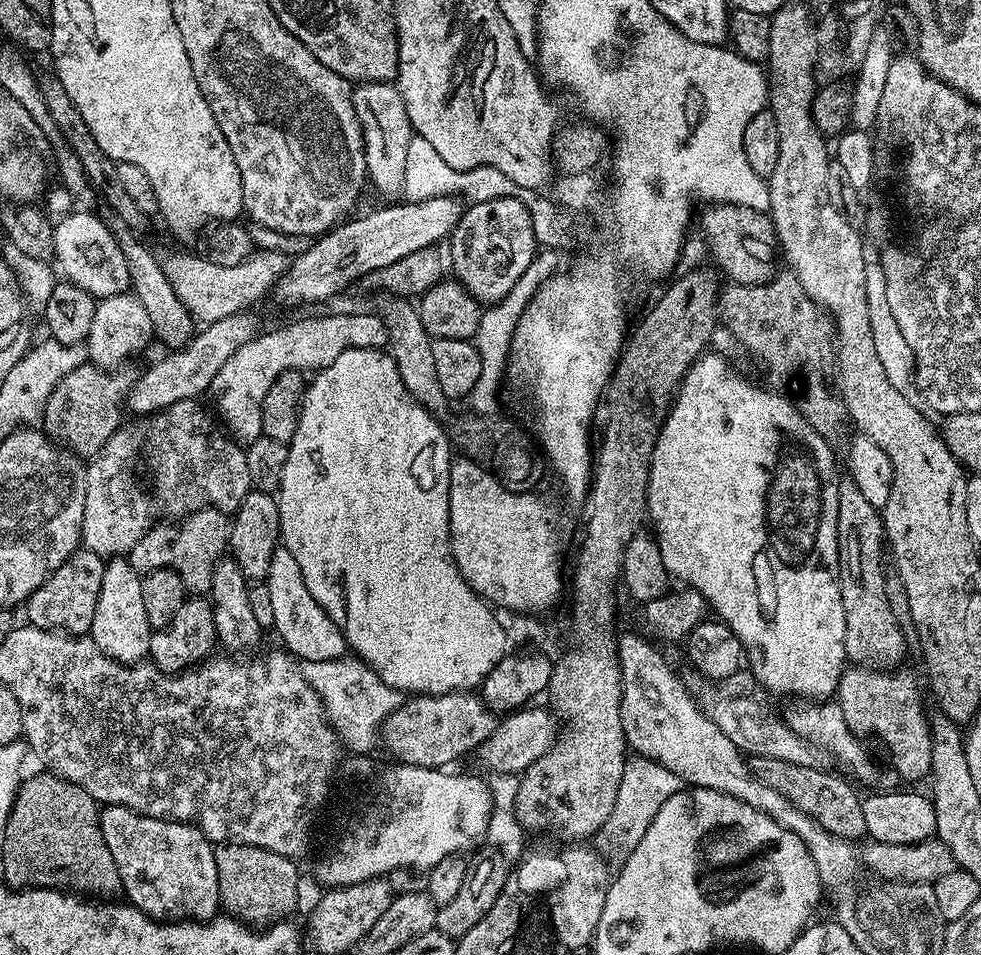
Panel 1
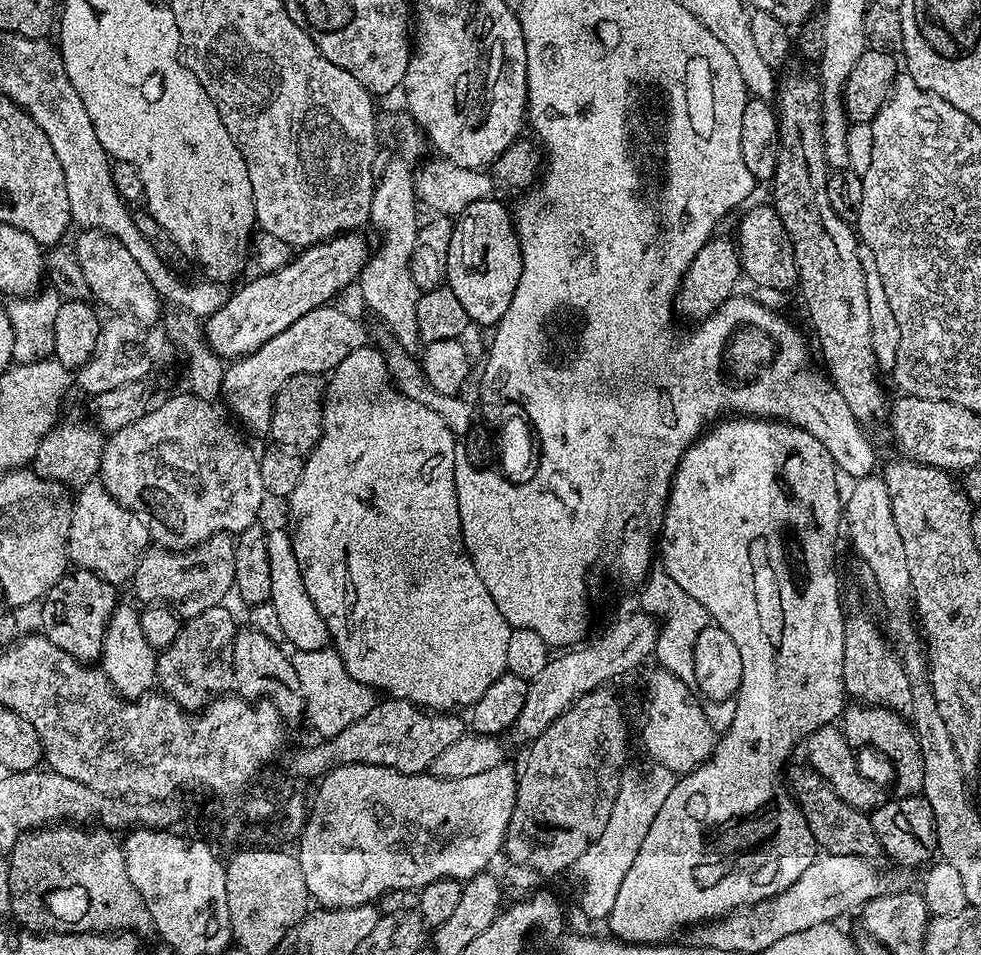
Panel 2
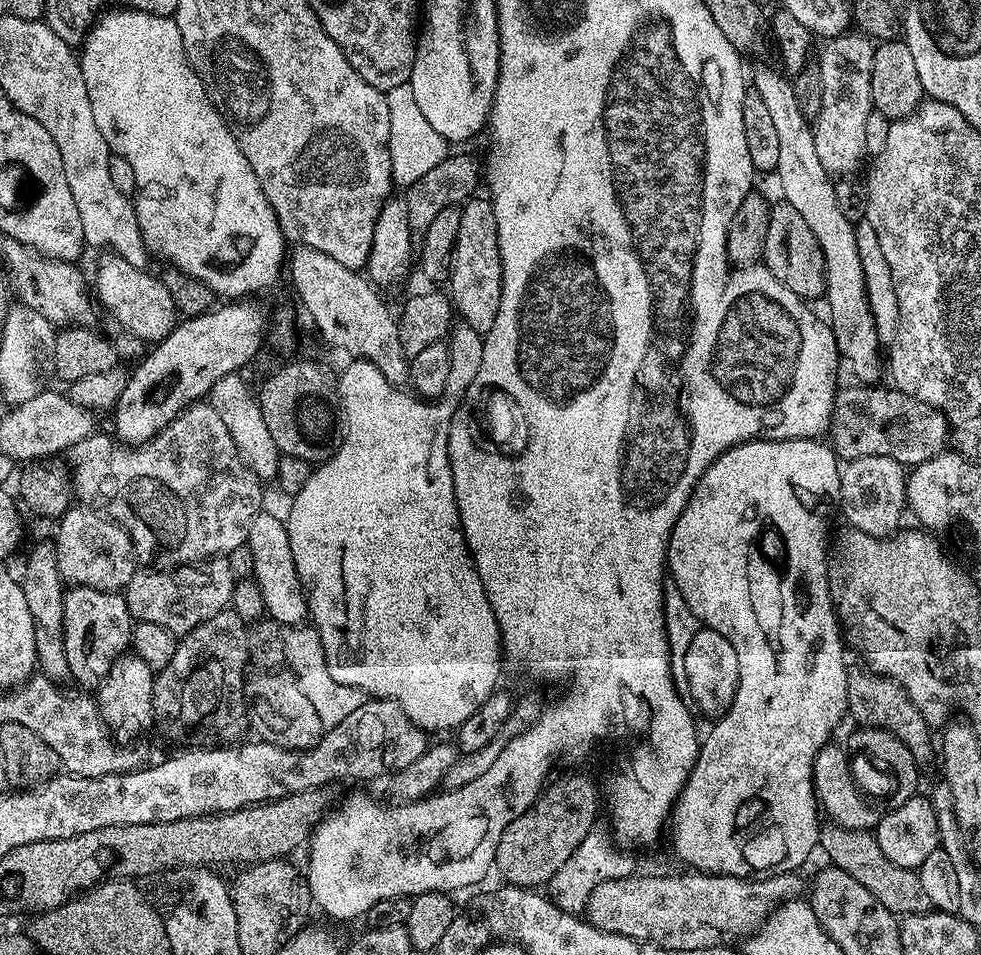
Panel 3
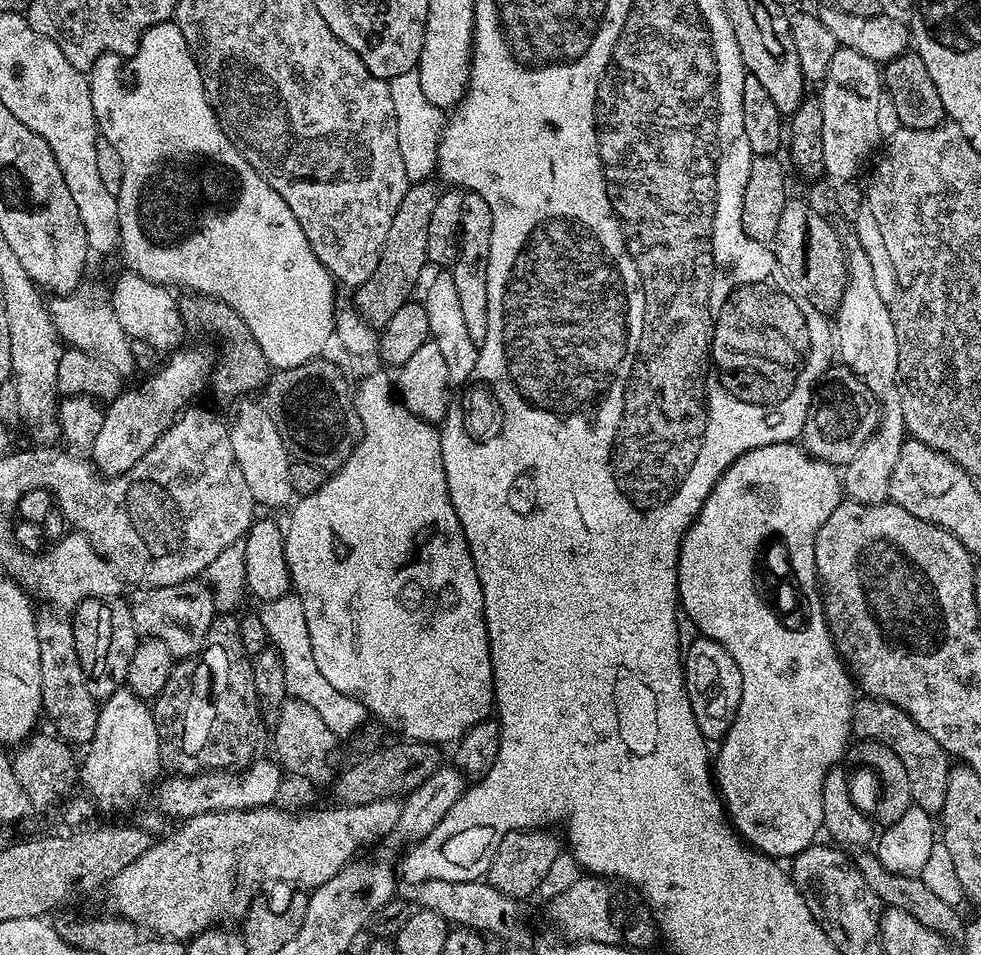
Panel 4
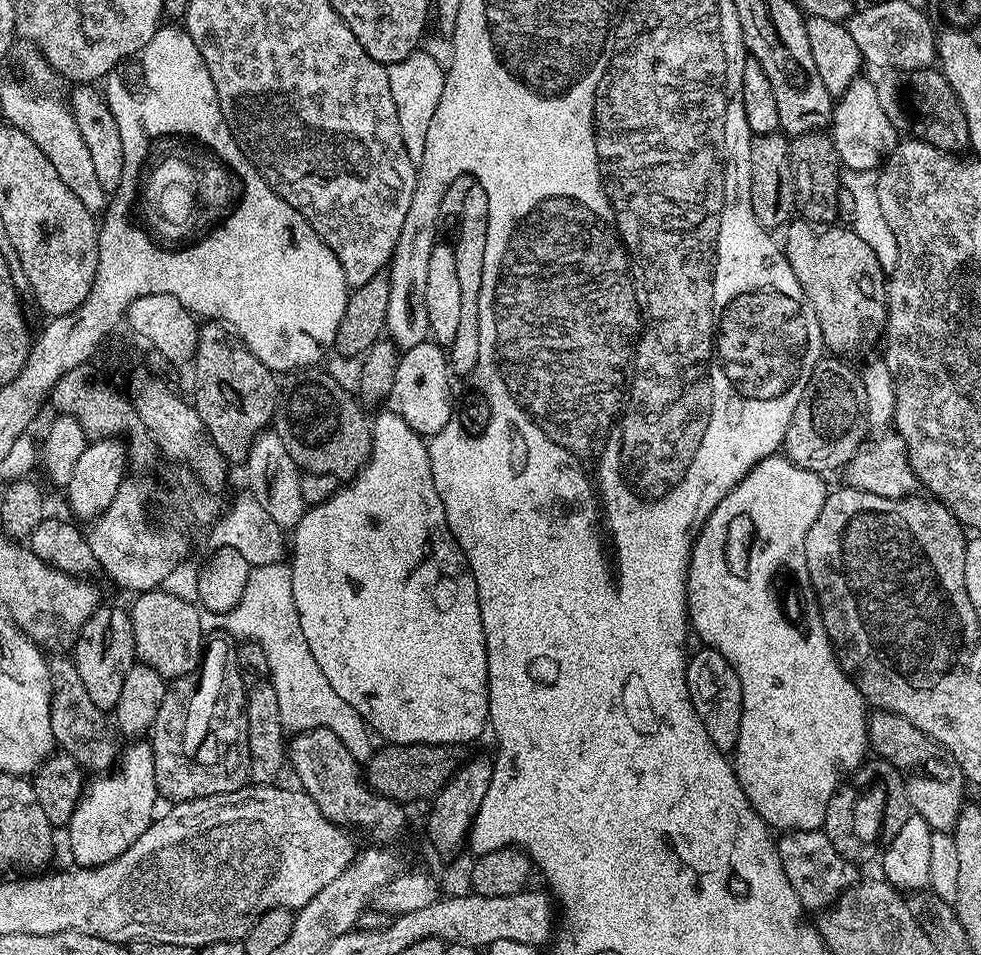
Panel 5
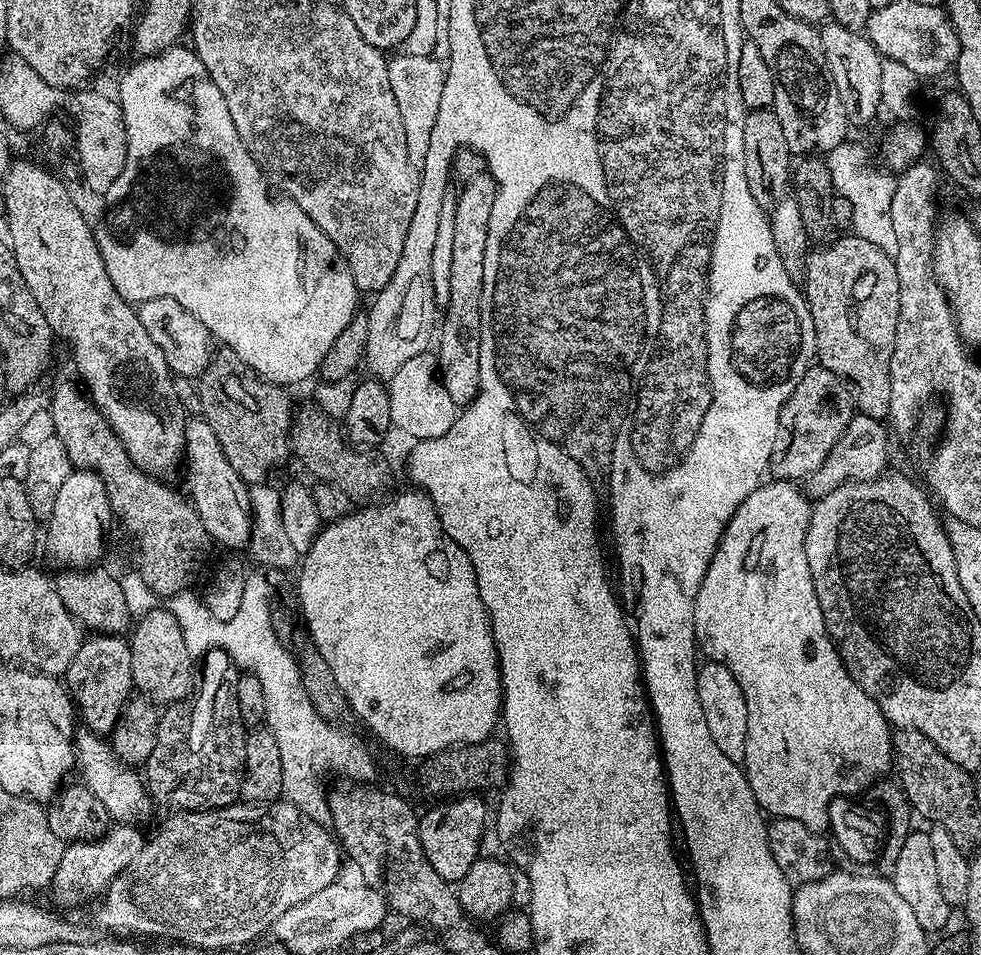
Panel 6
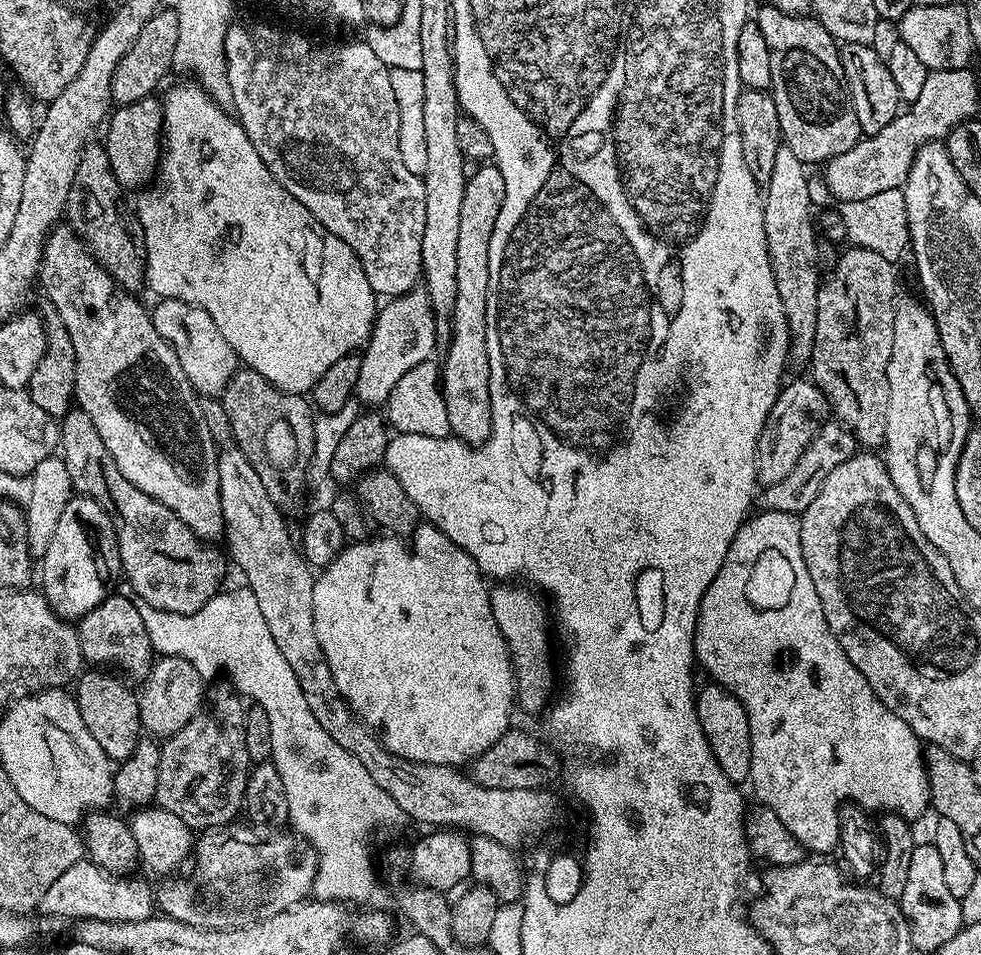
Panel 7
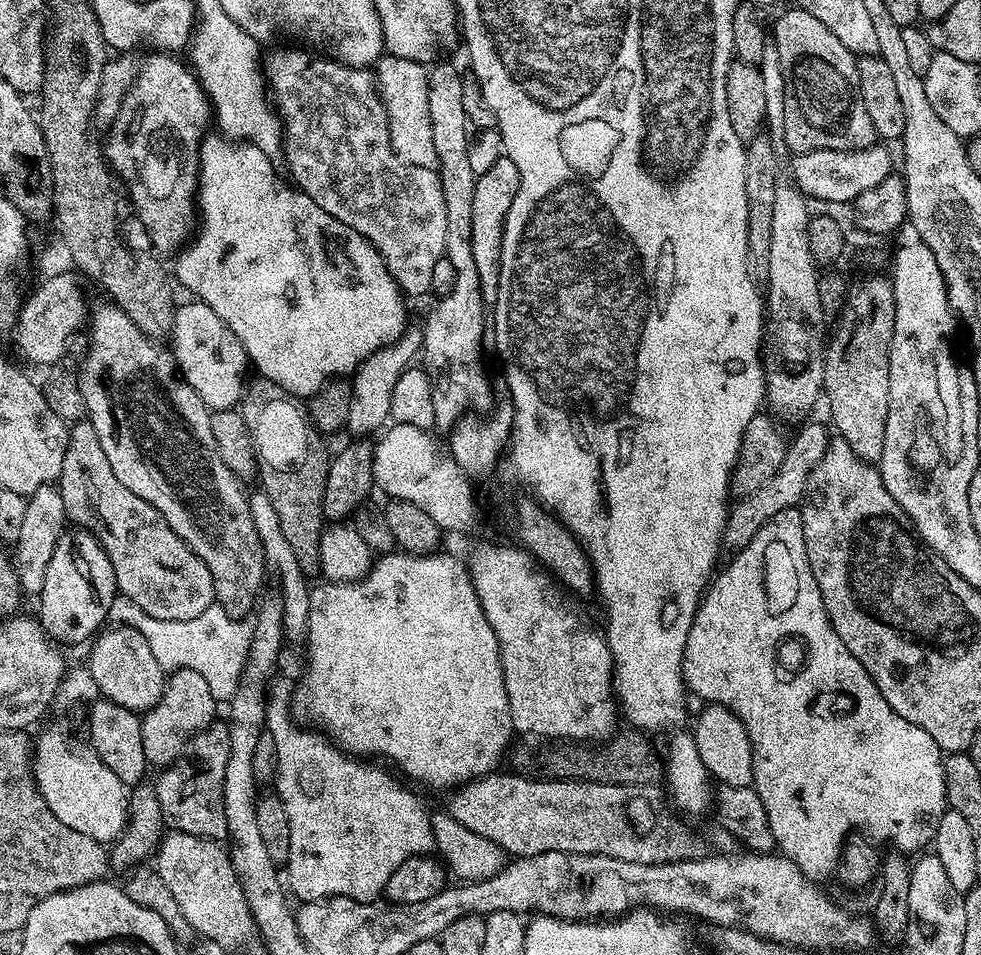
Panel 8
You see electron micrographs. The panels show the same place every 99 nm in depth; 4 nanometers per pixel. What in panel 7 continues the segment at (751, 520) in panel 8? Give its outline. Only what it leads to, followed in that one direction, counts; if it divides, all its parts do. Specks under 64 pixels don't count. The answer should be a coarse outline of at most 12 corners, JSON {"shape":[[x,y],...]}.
{"shape":[[839,422],[821,424],[798,466],[759,493],[766,512],[804,512],[826,474],[855,456]]}

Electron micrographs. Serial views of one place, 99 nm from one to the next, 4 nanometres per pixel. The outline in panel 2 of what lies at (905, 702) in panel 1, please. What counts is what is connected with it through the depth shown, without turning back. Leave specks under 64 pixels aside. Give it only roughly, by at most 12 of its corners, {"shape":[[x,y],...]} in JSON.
{"shape":[[852,702],[842,731],[853,750],[877,748],[896,796],[922,793],[922,746],[901,713]]}

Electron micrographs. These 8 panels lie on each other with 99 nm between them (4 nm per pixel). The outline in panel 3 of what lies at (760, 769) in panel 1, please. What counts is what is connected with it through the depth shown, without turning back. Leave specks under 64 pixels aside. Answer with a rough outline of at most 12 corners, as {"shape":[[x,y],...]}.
{"shape":[[821,827],[831,867],[882,906],[933,911],[919,871],[894,866],[872,832]]}

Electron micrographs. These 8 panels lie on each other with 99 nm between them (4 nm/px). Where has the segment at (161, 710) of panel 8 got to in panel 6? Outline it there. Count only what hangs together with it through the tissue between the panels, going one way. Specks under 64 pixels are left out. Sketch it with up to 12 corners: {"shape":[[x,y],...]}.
{"shape":[[156,606],[130,632],[133,685],[157,706],[189,699],[194,657]]}

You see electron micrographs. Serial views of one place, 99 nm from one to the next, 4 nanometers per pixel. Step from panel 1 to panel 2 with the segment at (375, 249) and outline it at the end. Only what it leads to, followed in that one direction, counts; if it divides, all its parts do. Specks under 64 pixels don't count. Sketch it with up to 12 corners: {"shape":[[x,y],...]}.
{"shape":[[359,231],[255,275],[203,321],[221,358],[249,356],[353,287]]}

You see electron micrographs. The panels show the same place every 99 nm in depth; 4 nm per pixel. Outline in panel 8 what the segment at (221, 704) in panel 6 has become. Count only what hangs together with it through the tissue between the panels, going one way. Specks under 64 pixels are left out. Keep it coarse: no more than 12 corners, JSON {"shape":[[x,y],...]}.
{"shape":[[213,722],[154,780],[169,829],[227,837],[228,725]]}

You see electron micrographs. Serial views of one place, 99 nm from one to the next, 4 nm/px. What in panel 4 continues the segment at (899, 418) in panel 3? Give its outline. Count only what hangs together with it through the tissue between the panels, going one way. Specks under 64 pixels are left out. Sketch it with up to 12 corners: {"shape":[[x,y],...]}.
{"shape":[[849,368],[831,369],[798,437],[843,466],[880,421],[880,401]]}

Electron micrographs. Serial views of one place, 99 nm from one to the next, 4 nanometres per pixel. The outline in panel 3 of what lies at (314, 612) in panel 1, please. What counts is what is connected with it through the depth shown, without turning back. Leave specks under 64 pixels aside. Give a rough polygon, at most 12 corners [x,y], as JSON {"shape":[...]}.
{"shape":[[261,510],[246,552],[265,613],[309,619],[288,525]]}

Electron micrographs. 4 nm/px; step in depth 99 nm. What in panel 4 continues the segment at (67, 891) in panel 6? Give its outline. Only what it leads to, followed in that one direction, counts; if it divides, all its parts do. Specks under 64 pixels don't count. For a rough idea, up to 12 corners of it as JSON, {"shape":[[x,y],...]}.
{"shape":[[149,701],[99,705],[78,780],[97,805],[136,804],[162,772]]}

